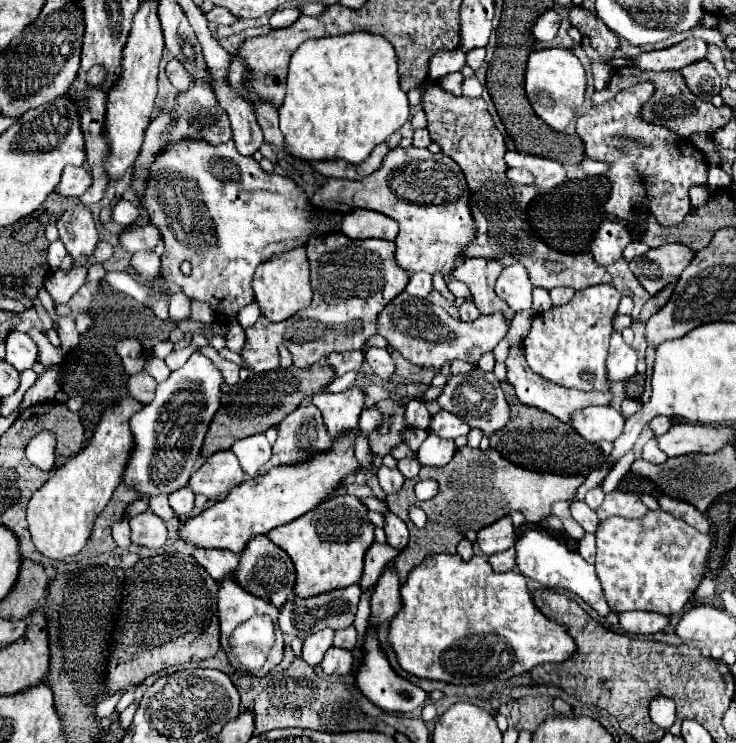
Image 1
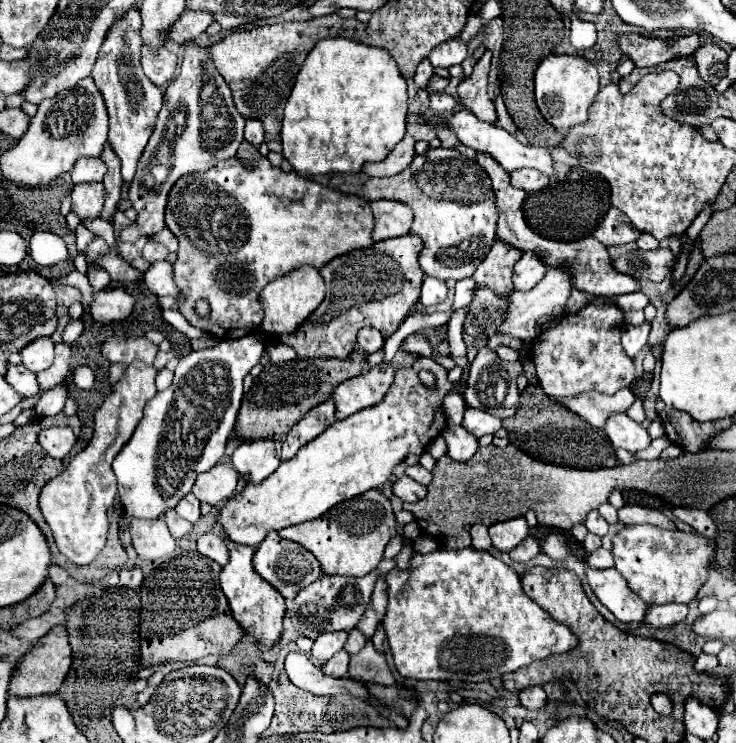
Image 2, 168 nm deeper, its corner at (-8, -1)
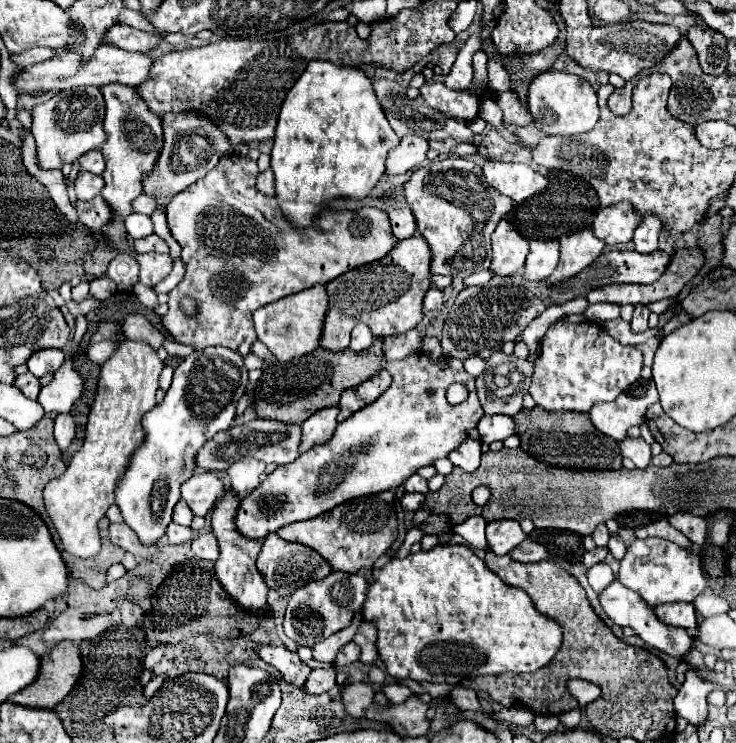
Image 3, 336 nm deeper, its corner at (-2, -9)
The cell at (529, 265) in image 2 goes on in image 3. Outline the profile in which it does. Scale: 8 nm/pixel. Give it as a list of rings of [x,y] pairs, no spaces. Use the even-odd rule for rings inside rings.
[[[530,241],[530,253],[524,265],[526,279],[548,279],[558,265],[560,243],[554,241]]]

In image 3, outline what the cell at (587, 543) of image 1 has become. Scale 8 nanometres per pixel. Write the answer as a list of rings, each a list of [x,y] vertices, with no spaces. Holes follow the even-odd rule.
[[[598,563],[592,569],[588,569],[588,583],[592,585],[592,589],[596,593],[606,589],[612,581],[614,581],[614,573],[612,573],[612,569],[606,563]]]

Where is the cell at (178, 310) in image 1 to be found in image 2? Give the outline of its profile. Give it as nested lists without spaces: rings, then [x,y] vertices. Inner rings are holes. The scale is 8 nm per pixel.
[[[168,261],[152,263],[148,267],[148,271],[144,273],[144,283],[157,297],[174,297],[180,303],[180,289],[176,287],[173,281],[172,265]]]

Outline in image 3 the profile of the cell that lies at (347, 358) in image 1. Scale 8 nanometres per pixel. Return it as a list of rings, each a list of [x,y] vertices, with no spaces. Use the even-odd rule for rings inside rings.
[[[410,329],[408,333],[386,337],[384,339],[384,355],[386,359],[404,359],[412,353],[422,351],[422,335],[418,329]]]

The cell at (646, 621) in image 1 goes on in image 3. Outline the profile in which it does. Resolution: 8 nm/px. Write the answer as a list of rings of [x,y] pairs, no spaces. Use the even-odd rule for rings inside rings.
[[[666,603],[654,607],[656,615],[660,621],[684,629],[694,629],[696,627],[696,613],[692,603]]]

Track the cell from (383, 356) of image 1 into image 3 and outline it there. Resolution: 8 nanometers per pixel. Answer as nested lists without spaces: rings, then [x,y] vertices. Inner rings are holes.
[[[358,323],[358,325],[354,327],[354,331],[352,331],[350,349],[354,349],[354,351],[364,351],[364,349],[368,349],[368,347],[372,345],[372,341],[374,341],[372,331],[370,331],[364,323]]]

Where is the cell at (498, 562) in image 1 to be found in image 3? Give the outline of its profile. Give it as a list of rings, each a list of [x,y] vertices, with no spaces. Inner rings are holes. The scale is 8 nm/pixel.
[[[530,539],[520,543],[514,551],[510,551],[510,557],[516,561],[522,561],[522,563],[536,563],[536,561],[546,559],[546,555],[548,555],[546,549],[540,543],[530,541]]]

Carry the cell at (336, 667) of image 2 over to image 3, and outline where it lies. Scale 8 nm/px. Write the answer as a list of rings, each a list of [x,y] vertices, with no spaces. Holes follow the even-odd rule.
[[[328,665],[328,667],[312,669],[312,673],[308,675],[308,679],[304,683],[304,693],[322,695],[324,691],[328,691],[332,687],[336,687],[336,669],[332,665]]]

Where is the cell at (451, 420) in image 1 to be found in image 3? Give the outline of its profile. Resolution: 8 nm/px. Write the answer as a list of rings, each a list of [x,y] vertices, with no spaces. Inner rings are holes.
[[[484,415],[478,423],[478,431],[484,443],[504,441],[506,437],[516,433],[516,423],[510,415]]]

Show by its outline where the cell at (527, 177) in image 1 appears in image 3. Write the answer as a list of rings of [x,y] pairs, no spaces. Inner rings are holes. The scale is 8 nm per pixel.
[[[494,161],[484,165],[484,173],[488,183],[496,187],[498,193],[518,203],[544,191],[544,187],[548,185],[548,179],[542,173],[534,171],[530,165],[524,165],[524,163]]]

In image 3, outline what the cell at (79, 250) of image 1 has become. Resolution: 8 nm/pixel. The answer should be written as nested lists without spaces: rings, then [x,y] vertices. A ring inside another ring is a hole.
[[[80,171],[74,185],[76,185],[76,197],[80,201],[90,201],[102,191],[104,179],[100,175],[90,175],[90,171]]]

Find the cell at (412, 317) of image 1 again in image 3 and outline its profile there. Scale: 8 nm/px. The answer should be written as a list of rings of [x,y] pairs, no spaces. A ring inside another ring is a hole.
[[[590,229],[560,237],[560,263],[552,273],[552,277],[548,277],[548,281],[558,283],[580,273],[584,267],[592,265],[600,257],[604,247],[606,243],[594,237]]]

